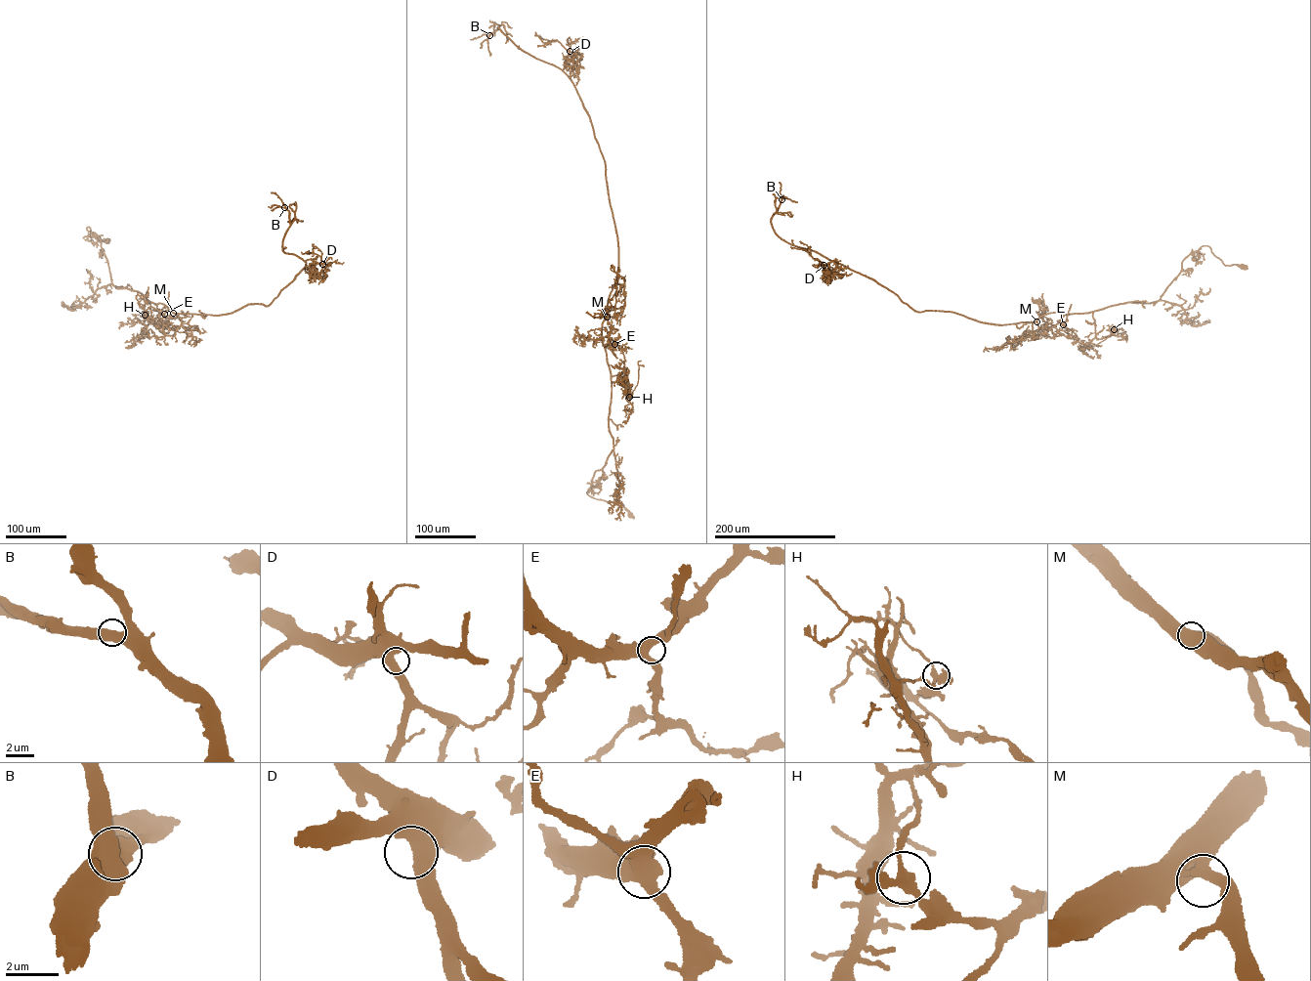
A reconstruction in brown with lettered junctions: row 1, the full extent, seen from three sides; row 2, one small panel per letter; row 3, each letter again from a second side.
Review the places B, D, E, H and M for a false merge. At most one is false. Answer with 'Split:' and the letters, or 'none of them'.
Split: H

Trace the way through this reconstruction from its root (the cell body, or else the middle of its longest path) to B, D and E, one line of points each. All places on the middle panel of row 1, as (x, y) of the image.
B: (630, 515), (587, 492), (613, 448), (602, 328), (618, 247), (606, 163), (568, 75), (498, 25), (489, 35)
D: (630, 515), (620, 502), (587, 492), (613, 448), (602, 328), (618, 247), (604, 159), (563, 70), (570, 51)
E: (630, 515), (620, 502), (587, 492), (613, 448), (606, 349), (614, 344)

